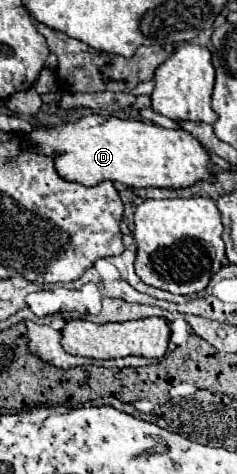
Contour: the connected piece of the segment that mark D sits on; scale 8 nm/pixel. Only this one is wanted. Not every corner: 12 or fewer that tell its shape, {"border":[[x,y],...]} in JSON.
{"border":[[88,115],[34,129],[86,187],[214,183],[208,149],[184,129]]}

